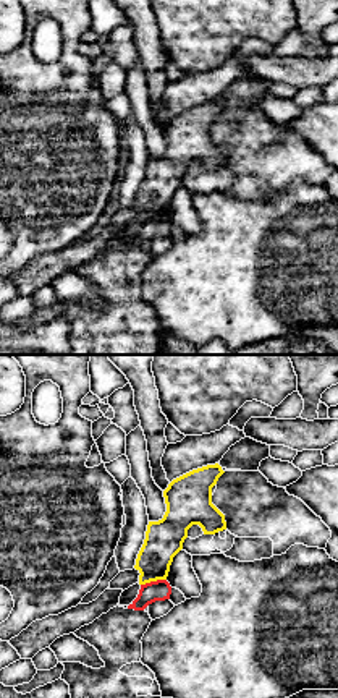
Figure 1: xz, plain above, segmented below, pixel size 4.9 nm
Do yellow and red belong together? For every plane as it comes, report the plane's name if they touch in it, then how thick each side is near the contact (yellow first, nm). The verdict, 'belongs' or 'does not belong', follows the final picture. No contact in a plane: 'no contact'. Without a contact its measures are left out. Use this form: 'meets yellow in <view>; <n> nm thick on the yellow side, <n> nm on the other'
meets yellow in xz; 190 nm thick on the yellow side, 110 nm on the other

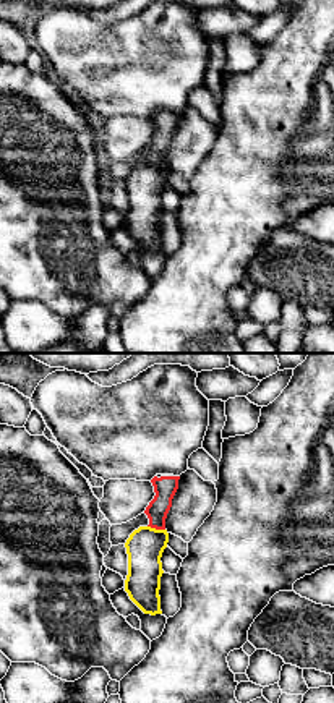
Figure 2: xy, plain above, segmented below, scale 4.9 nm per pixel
meets yellow in xy; 190 nm thick on the yellow side, 110 nm on the other

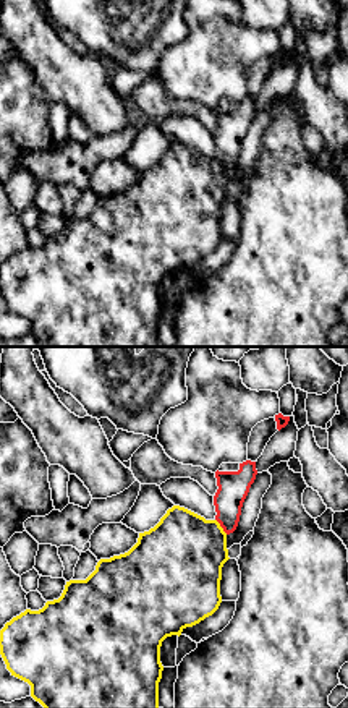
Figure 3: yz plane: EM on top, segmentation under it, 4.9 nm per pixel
meets yellow in yz; 420 nm thick on the yellow side, 160 nm on the other

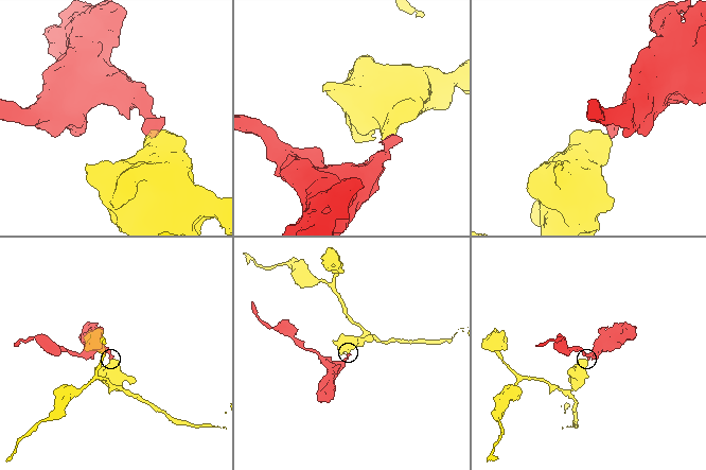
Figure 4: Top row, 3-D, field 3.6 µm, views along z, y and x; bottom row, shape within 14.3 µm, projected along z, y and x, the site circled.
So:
does not belong

